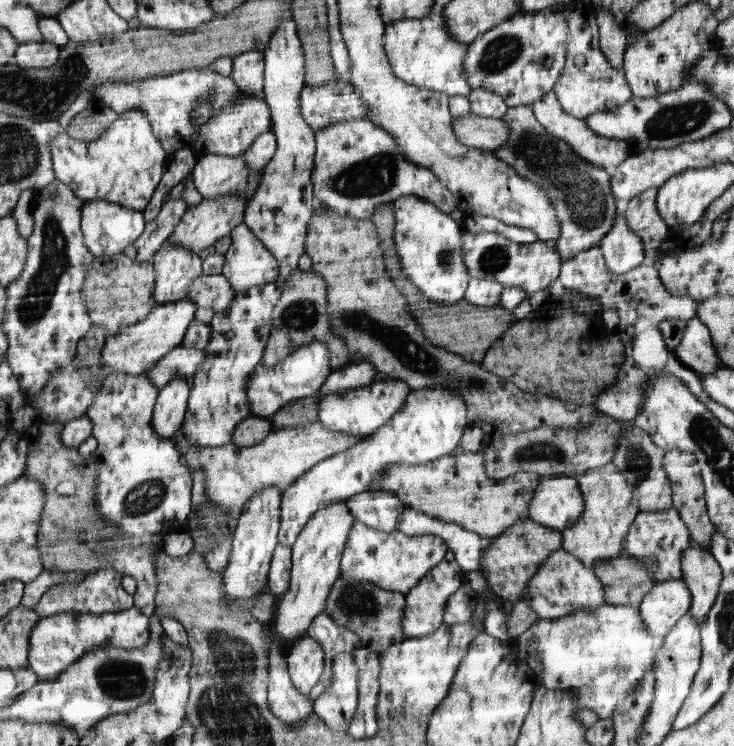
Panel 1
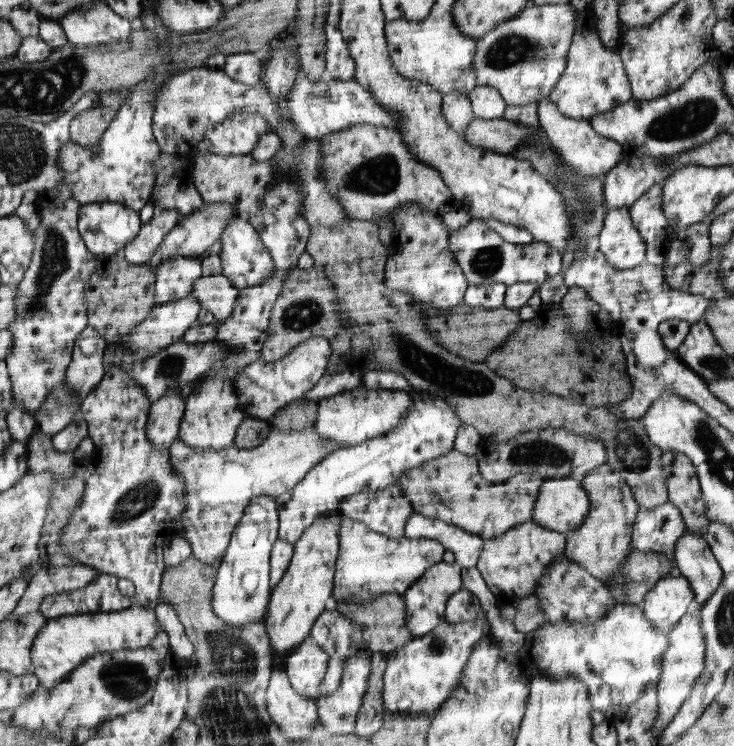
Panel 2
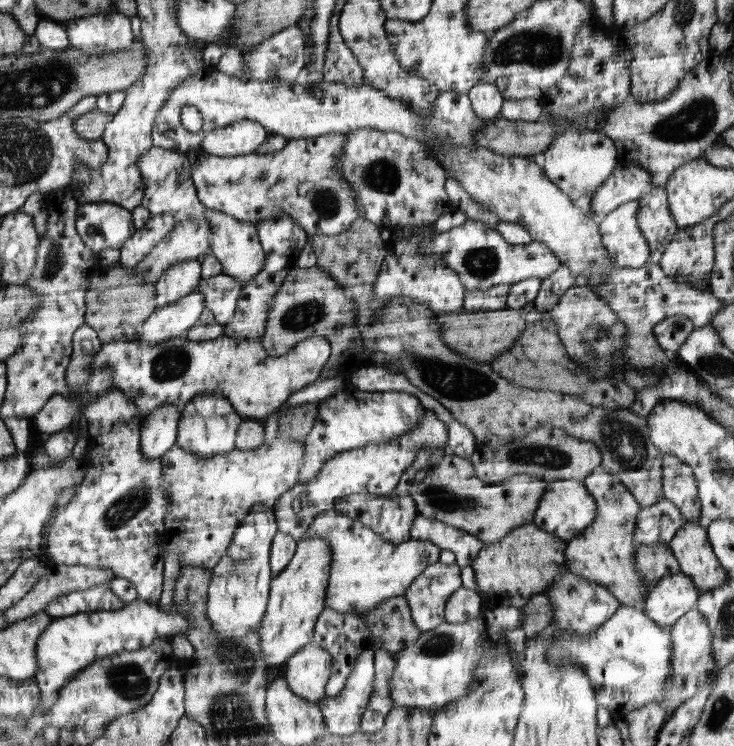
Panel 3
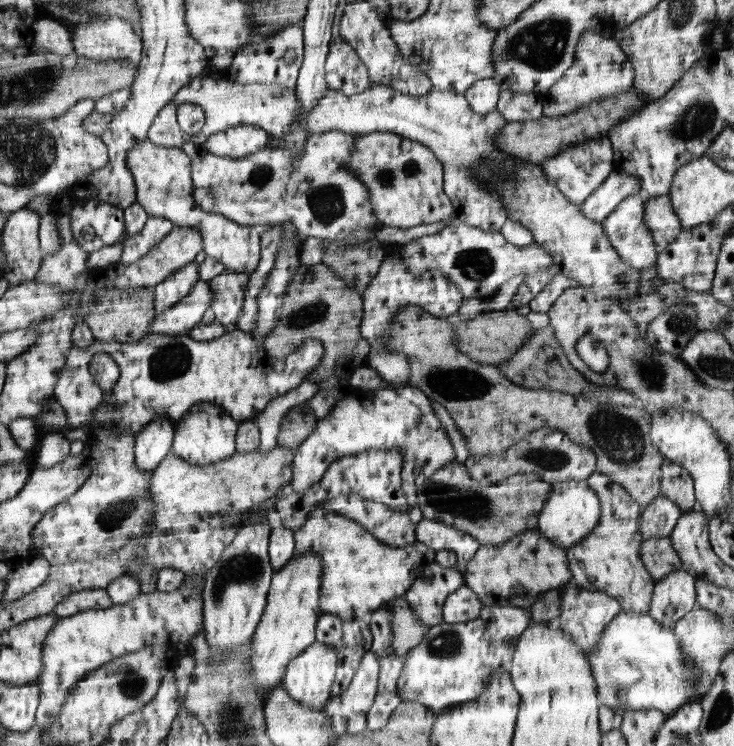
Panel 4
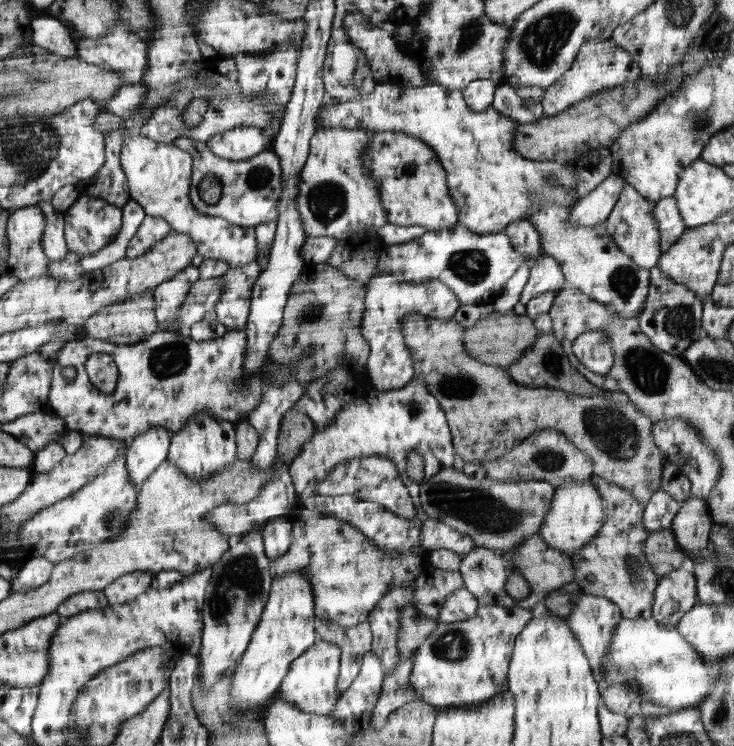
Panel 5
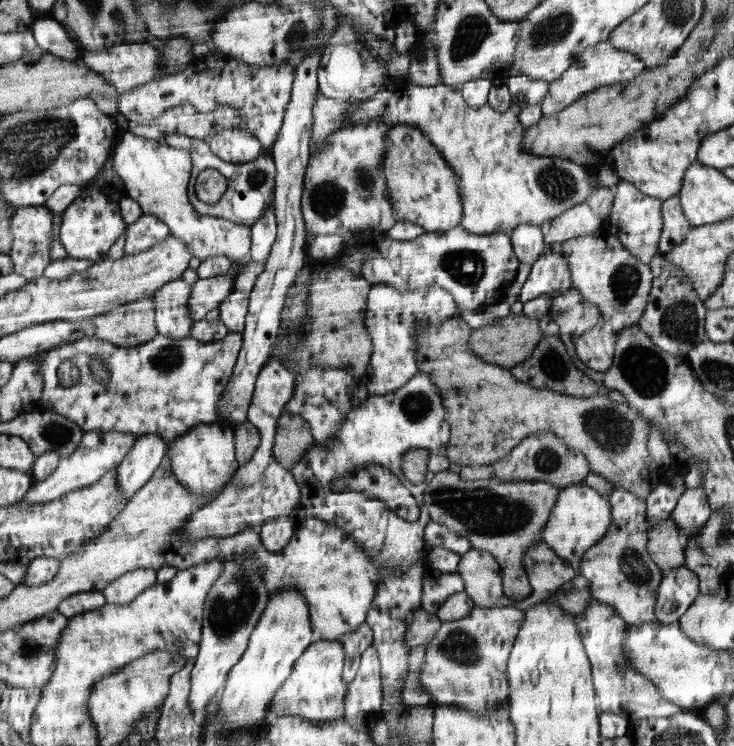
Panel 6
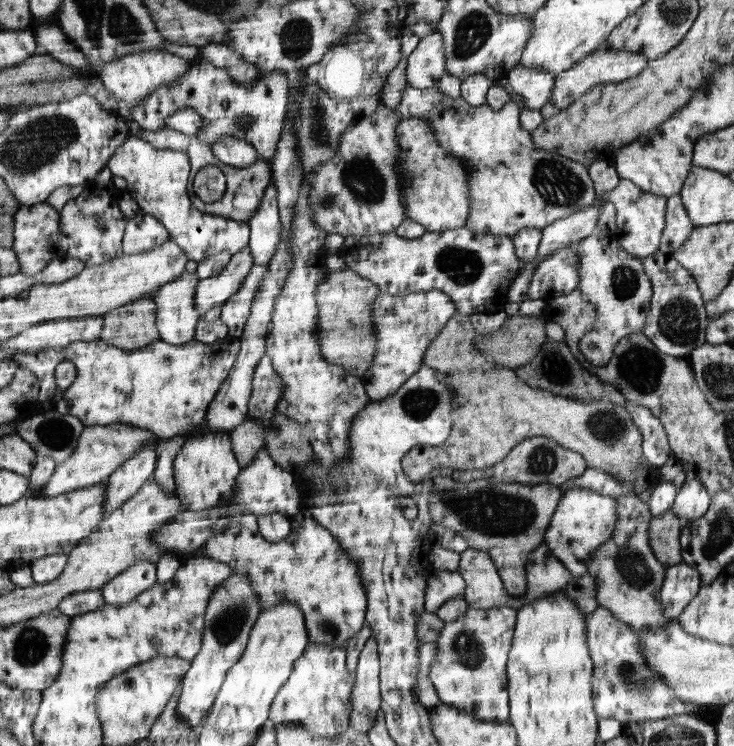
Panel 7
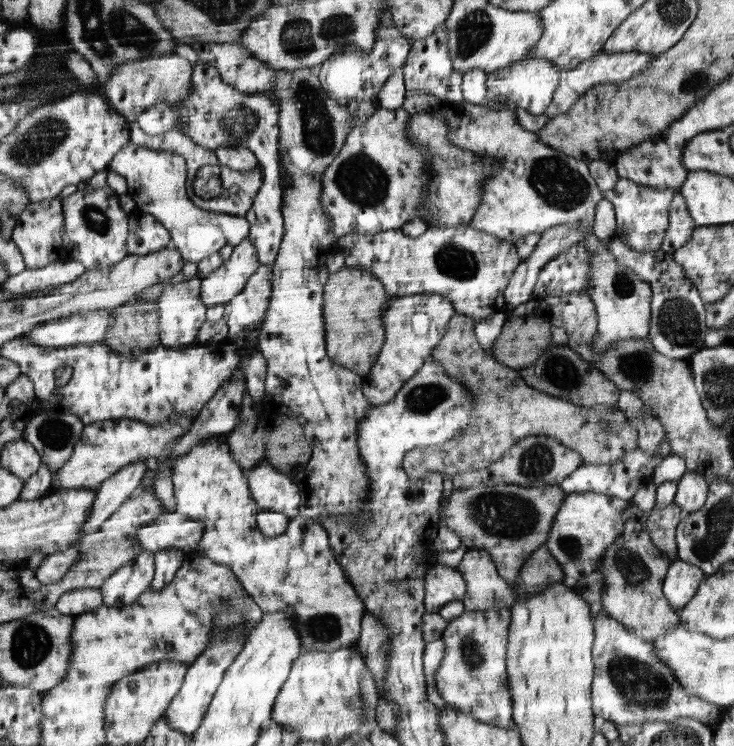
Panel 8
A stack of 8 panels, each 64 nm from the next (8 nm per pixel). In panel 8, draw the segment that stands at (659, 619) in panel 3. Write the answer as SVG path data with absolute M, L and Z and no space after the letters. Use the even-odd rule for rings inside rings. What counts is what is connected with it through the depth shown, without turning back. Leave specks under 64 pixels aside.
M677 559L670 564L662 582L662 594L673 612L677 613L687 605L697 593L698 586L704 578L703 571L690 563Z

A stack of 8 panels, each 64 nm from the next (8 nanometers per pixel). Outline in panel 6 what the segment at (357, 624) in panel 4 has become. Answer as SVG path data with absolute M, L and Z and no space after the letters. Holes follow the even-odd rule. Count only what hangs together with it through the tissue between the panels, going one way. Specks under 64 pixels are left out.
M364 623L354 632L347 632L337 640L344 652L341 682L347 685L351 683L359 667L360 654L371 644L371 639L372 630Z

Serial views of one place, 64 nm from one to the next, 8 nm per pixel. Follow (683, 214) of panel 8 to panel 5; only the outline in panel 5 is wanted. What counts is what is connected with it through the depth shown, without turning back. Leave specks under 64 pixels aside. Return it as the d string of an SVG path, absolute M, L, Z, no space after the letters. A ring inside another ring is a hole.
M673 196L654 202L652 215L659 230L659 246L661 251L665 251L682 236L687 226L683 222Z

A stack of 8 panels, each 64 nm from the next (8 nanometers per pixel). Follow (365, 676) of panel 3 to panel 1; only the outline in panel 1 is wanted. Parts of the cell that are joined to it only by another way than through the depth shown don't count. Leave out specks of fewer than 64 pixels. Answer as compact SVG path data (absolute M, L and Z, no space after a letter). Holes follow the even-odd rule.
M352 653L336 654L331 663L331 685L329 685L323 694L320 694L313 700L313 712L323 721L323 724L331 730L348 730L349 721L356 711L358 685L357 672Z

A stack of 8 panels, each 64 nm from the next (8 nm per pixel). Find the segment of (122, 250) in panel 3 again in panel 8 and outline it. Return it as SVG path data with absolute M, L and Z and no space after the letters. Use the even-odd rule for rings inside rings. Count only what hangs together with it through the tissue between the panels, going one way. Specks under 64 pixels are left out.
M137 208L127 215L129 255L151 254L170 243L170 231L154 215Z

